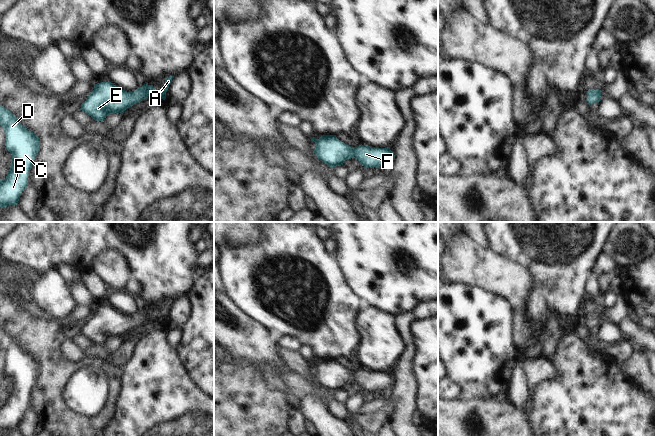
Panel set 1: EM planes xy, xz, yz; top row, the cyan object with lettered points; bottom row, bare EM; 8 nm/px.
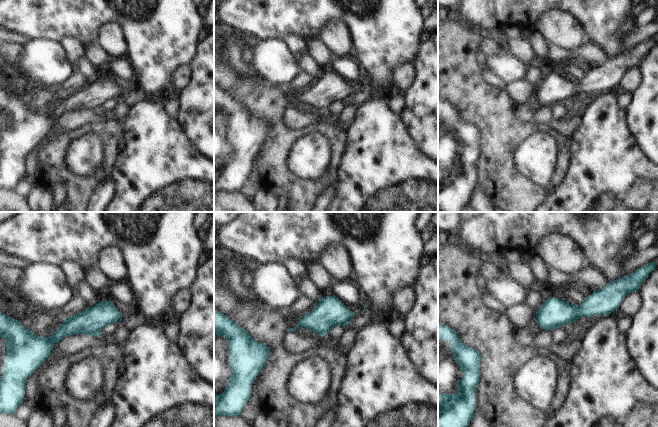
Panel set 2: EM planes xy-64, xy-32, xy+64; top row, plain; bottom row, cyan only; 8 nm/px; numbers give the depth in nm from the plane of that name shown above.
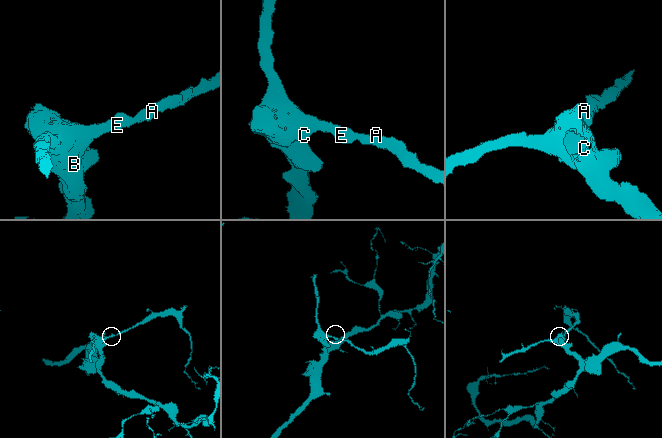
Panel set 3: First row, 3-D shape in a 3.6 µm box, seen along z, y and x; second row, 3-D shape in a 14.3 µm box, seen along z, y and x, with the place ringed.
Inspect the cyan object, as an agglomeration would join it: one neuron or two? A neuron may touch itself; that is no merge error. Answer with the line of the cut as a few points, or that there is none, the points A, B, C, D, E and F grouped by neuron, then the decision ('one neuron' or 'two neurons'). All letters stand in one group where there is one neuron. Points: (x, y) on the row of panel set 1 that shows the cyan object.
no cut; A B C D E F; one neuron

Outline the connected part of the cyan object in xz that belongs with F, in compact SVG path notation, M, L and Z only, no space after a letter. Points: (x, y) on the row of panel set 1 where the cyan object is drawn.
M321 135L319 139L313 137L311 141L315 142L314 153L317 158L330 167L341 166L345 160L356 158L361 166L374 168L386 166L395 158L390 147L379 148L362 144L352 147L338 140L336 135Z

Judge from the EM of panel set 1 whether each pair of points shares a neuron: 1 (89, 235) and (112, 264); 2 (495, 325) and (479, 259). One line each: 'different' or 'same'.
1: different
2: different

